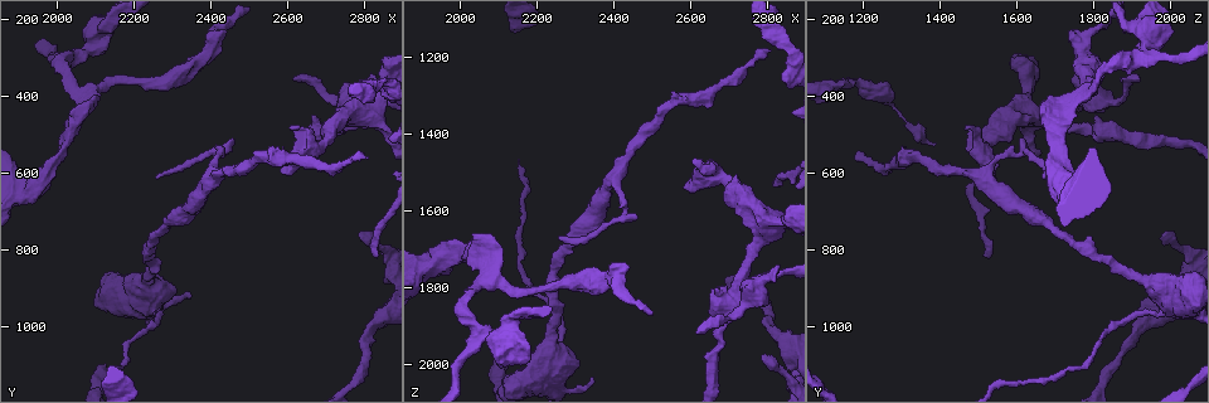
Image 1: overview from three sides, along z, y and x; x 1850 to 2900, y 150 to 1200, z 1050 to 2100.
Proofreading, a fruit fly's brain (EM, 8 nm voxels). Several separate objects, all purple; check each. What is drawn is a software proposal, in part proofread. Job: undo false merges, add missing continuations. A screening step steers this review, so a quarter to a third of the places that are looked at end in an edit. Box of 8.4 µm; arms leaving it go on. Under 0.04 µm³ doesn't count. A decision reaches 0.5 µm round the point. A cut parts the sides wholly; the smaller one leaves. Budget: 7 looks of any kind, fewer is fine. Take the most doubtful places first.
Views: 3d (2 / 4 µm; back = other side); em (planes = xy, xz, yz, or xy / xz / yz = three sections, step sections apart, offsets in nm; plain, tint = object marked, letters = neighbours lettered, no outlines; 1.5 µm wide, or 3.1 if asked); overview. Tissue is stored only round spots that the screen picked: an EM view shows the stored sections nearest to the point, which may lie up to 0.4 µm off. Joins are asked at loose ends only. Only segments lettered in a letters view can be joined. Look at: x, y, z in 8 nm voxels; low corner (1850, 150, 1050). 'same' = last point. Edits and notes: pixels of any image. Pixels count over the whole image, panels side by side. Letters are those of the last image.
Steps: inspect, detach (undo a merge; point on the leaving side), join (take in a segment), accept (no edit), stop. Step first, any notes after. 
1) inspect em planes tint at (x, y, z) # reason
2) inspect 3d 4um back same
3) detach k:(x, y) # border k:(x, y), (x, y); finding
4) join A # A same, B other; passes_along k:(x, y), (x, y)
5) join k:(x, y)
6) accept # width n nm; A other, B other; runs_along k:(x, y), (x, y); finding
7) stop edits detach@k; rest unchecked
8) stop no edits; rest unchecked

inspect 3d 2um back at (2830, 345, 1750) # free end

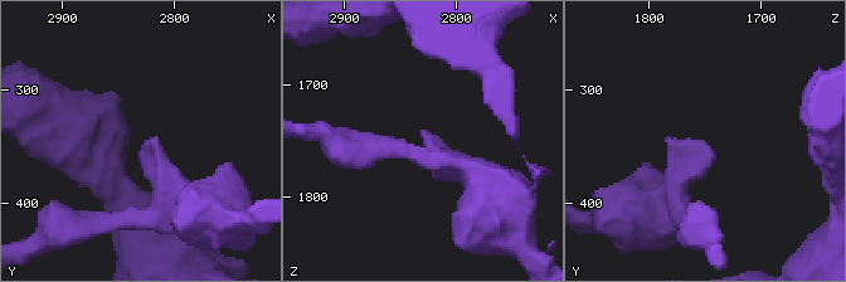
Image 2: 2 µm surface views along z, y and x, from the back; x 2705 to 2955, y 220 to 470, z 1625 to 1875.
inspect em yz step 4 tint at (2824, 348, 1748)

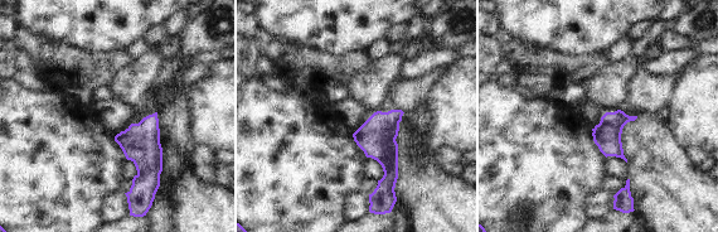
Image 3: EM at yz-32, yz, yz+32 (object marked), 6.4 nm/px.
inspect em planes letters same # another direction

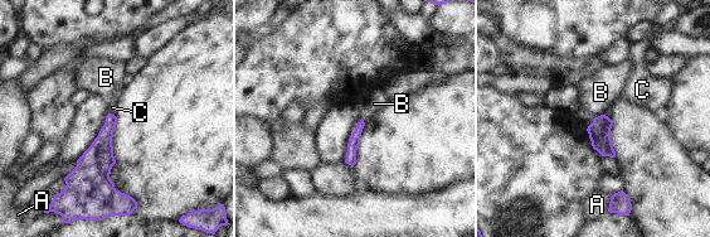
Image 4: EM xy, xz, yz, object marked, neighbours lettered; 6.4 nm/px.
join 4:(112, 107) # A other, B other, C same; passes_along 4:(101, 151), (111, 115), (112, 107); it goes on there

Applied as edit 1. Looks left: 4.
inspect overview

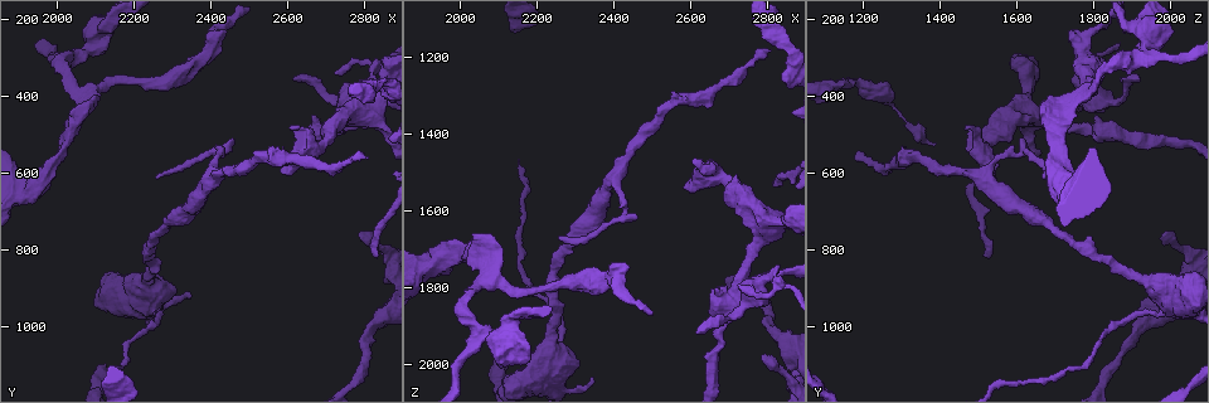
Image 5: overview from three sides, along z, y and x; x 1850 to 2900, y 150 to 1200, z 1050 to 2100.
inspect 3d 2um at (2110, 410, 1700) # free end

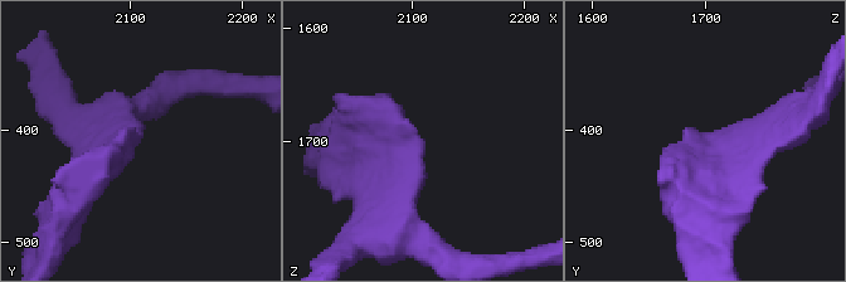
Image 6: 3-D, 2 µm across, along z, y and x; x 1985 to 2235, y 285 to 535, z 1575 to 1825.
inspect em planes letters at (2112, 404, 1702)

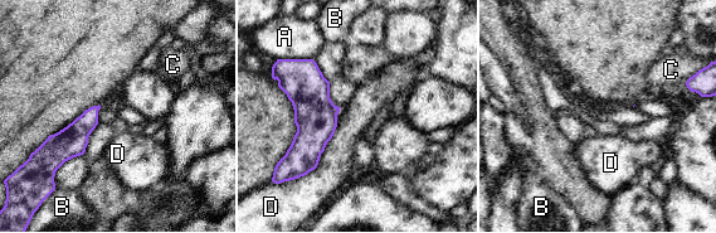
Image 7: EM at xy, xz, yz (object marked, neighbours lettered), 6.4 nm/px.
accept # A other, B other, C other, D other; no lettered segment goes on from it

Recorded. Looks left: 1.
stop edits join@4; rest unchecked

